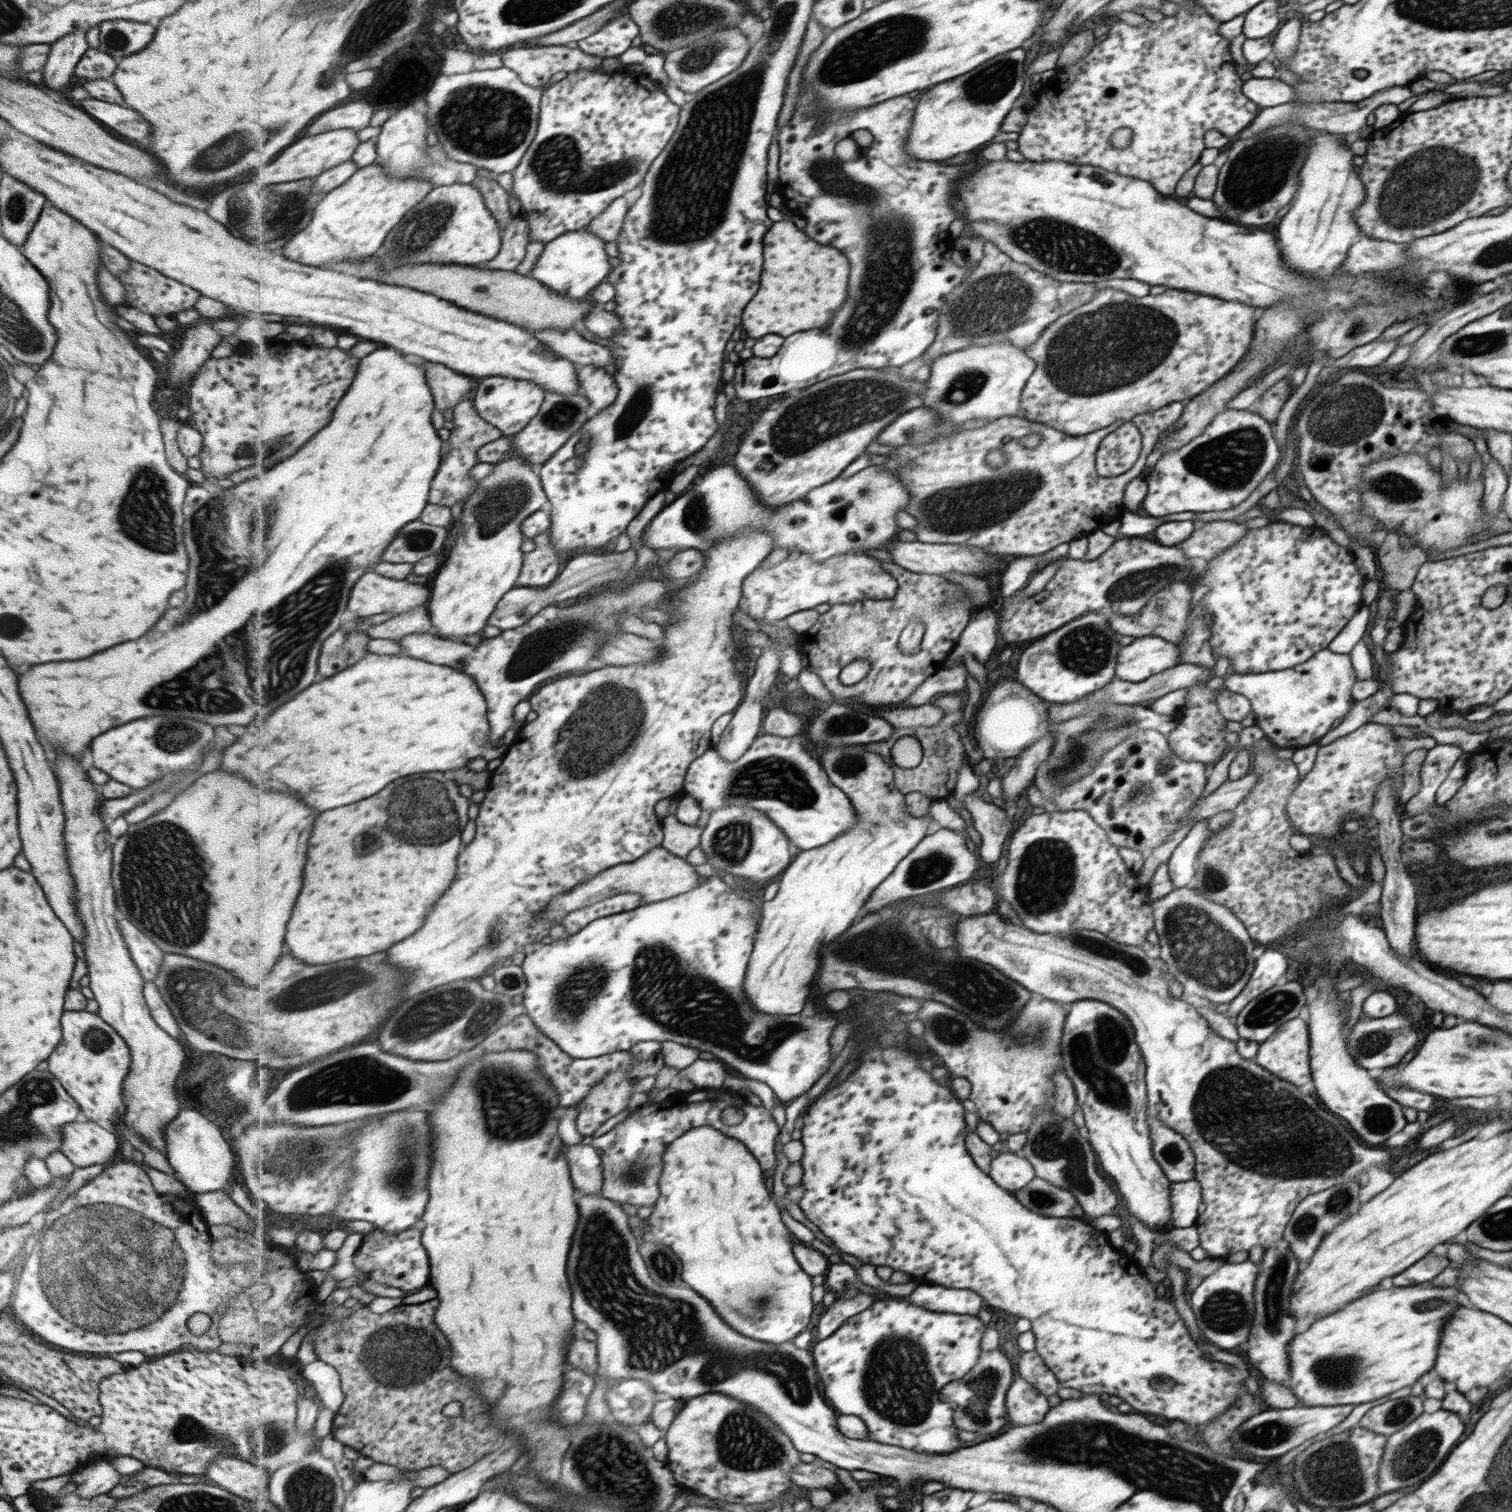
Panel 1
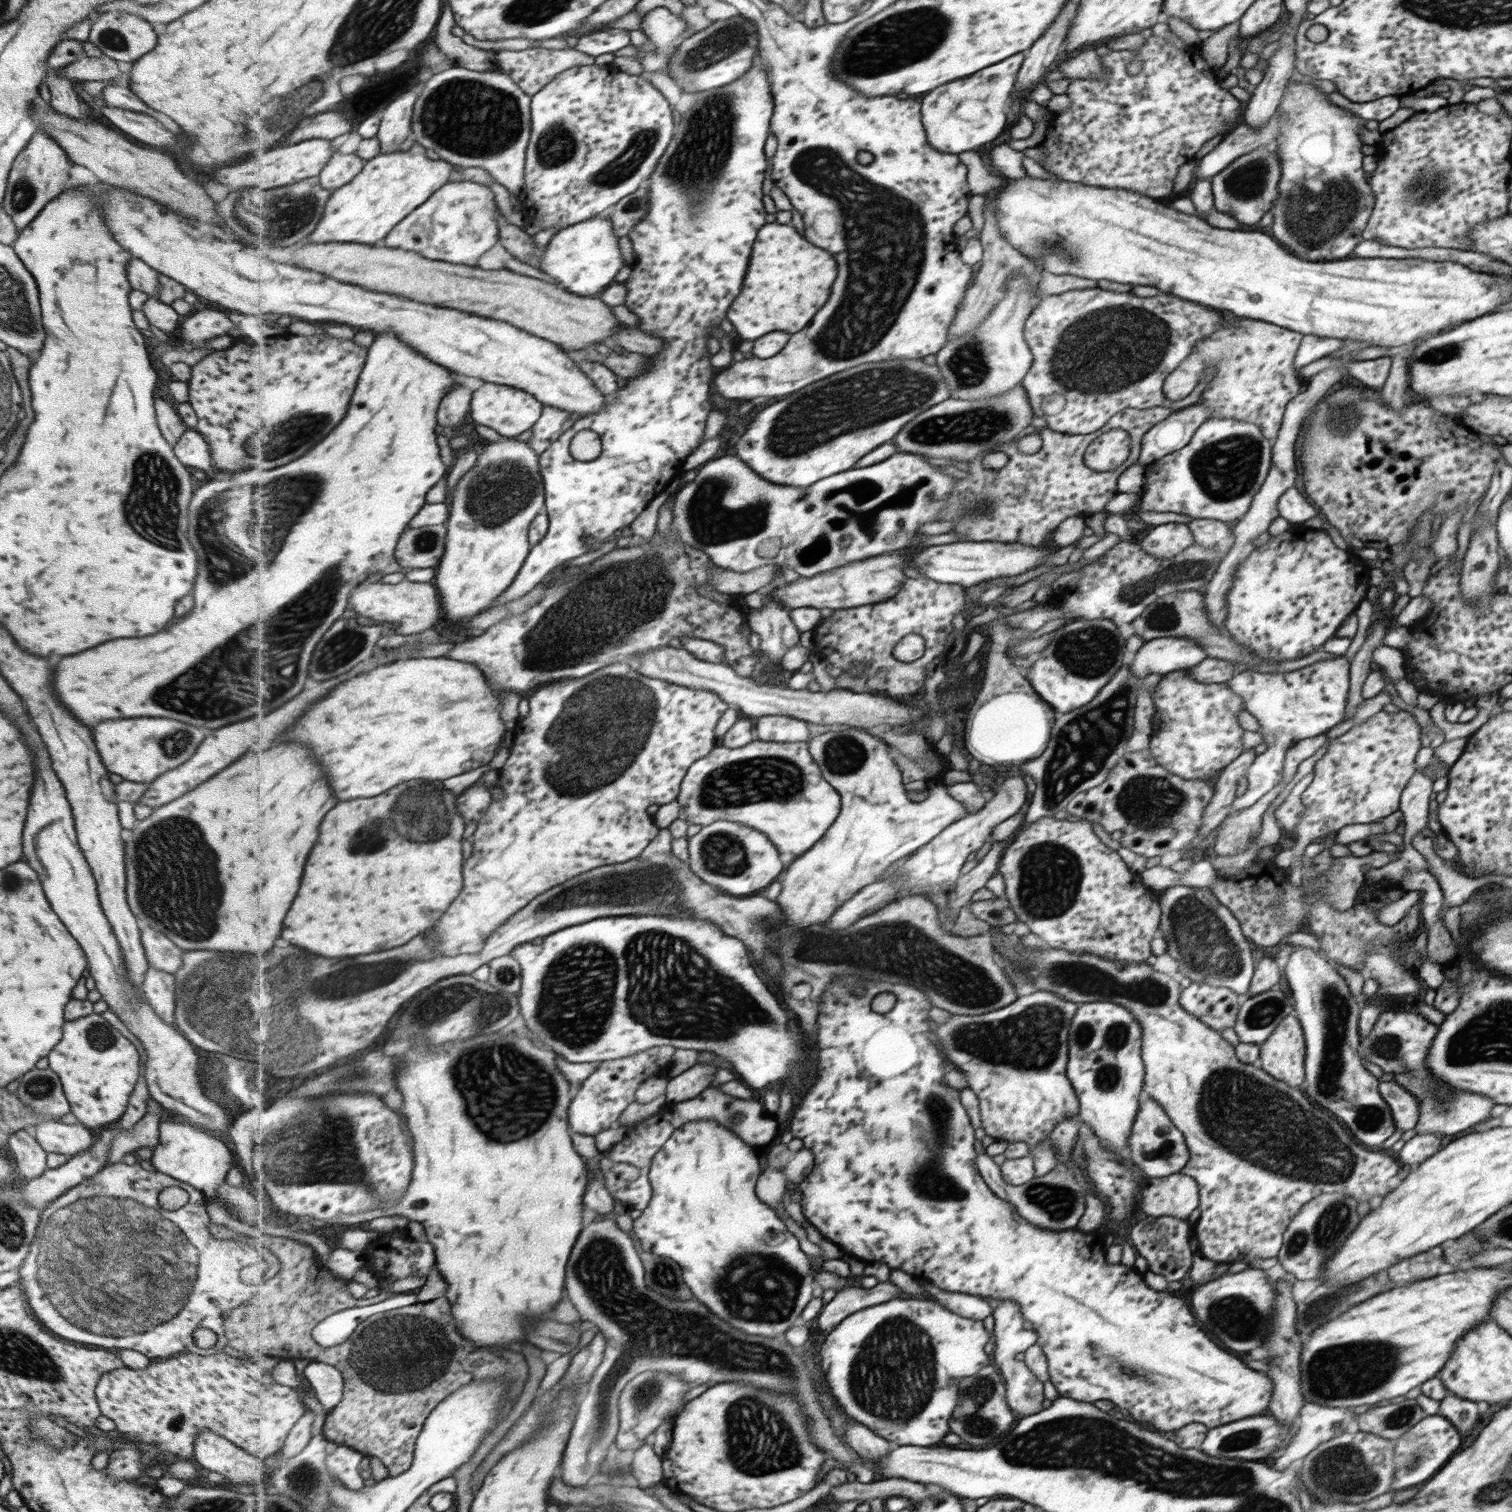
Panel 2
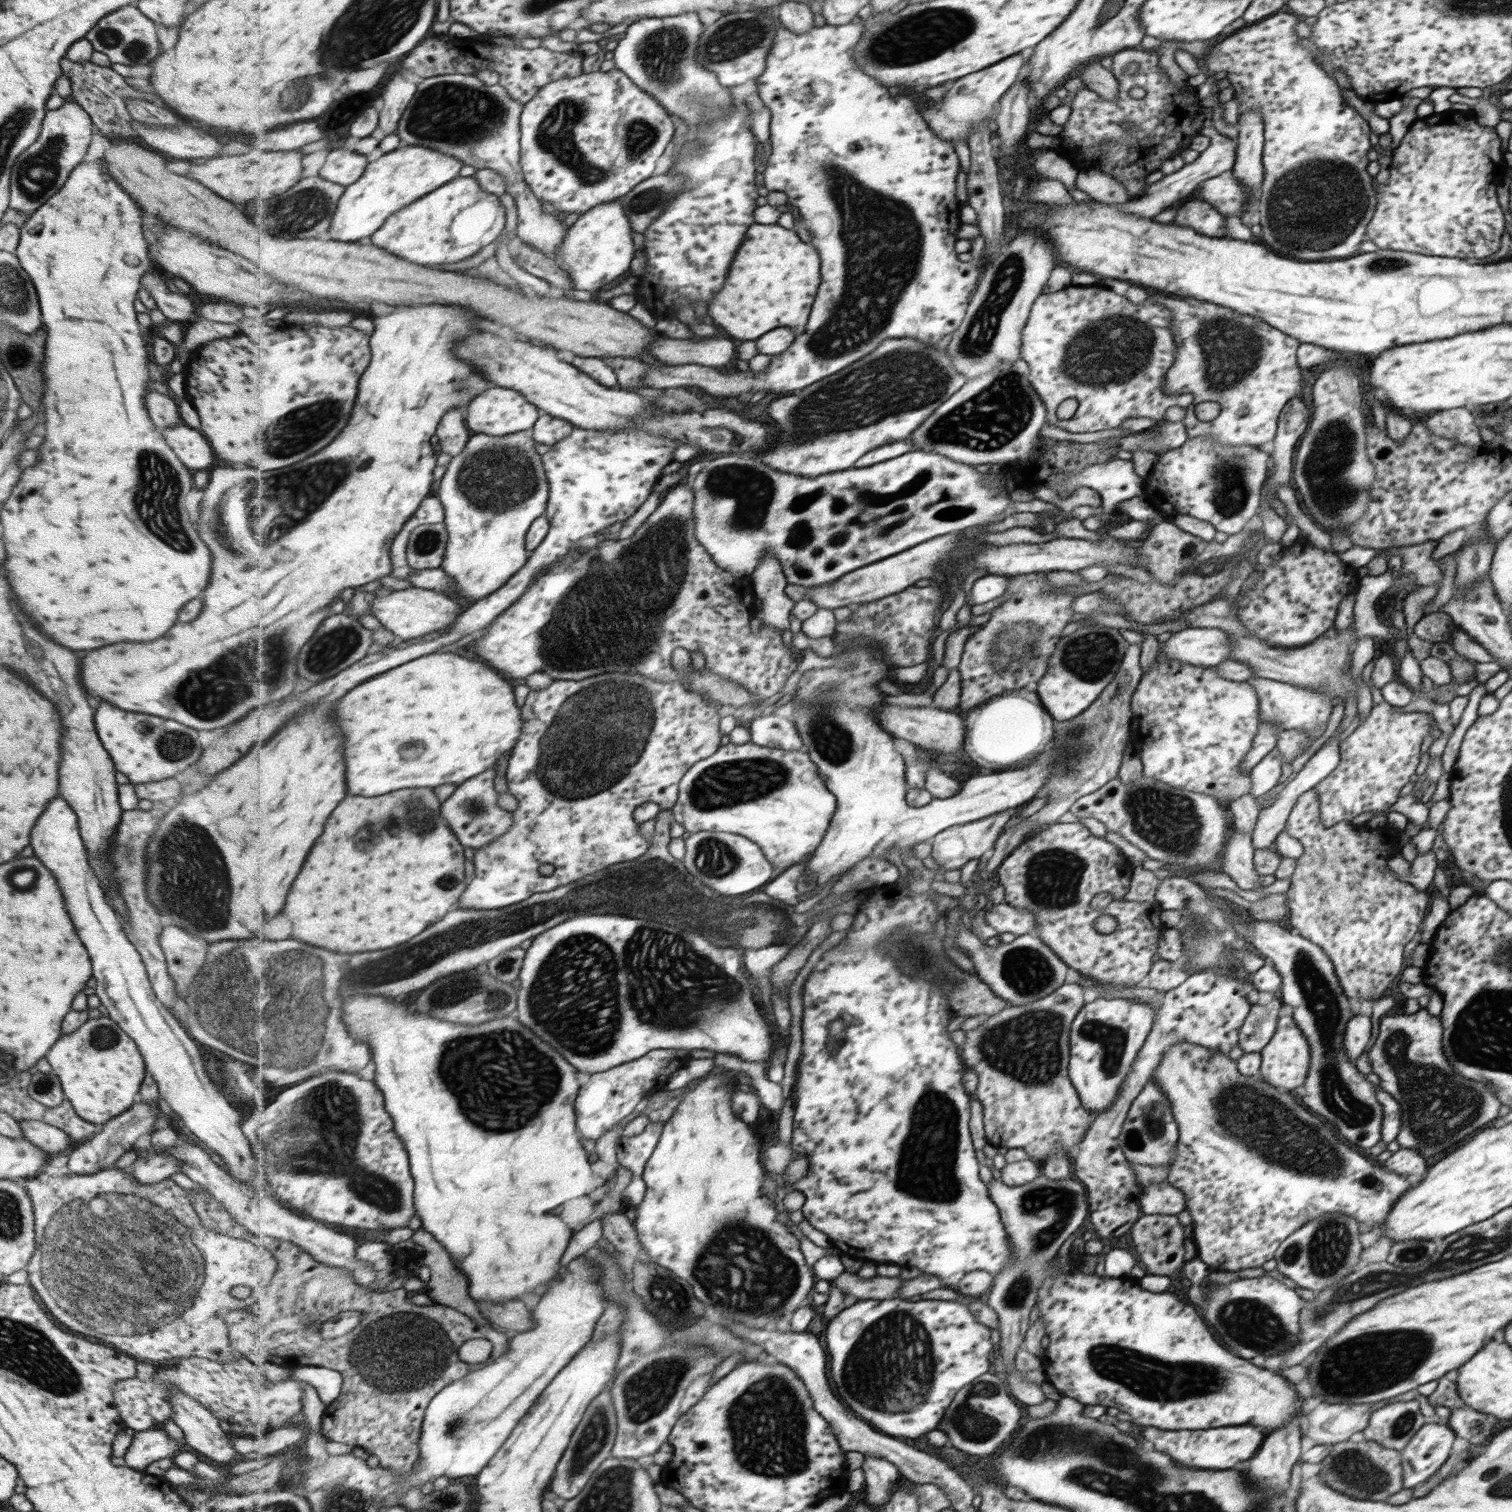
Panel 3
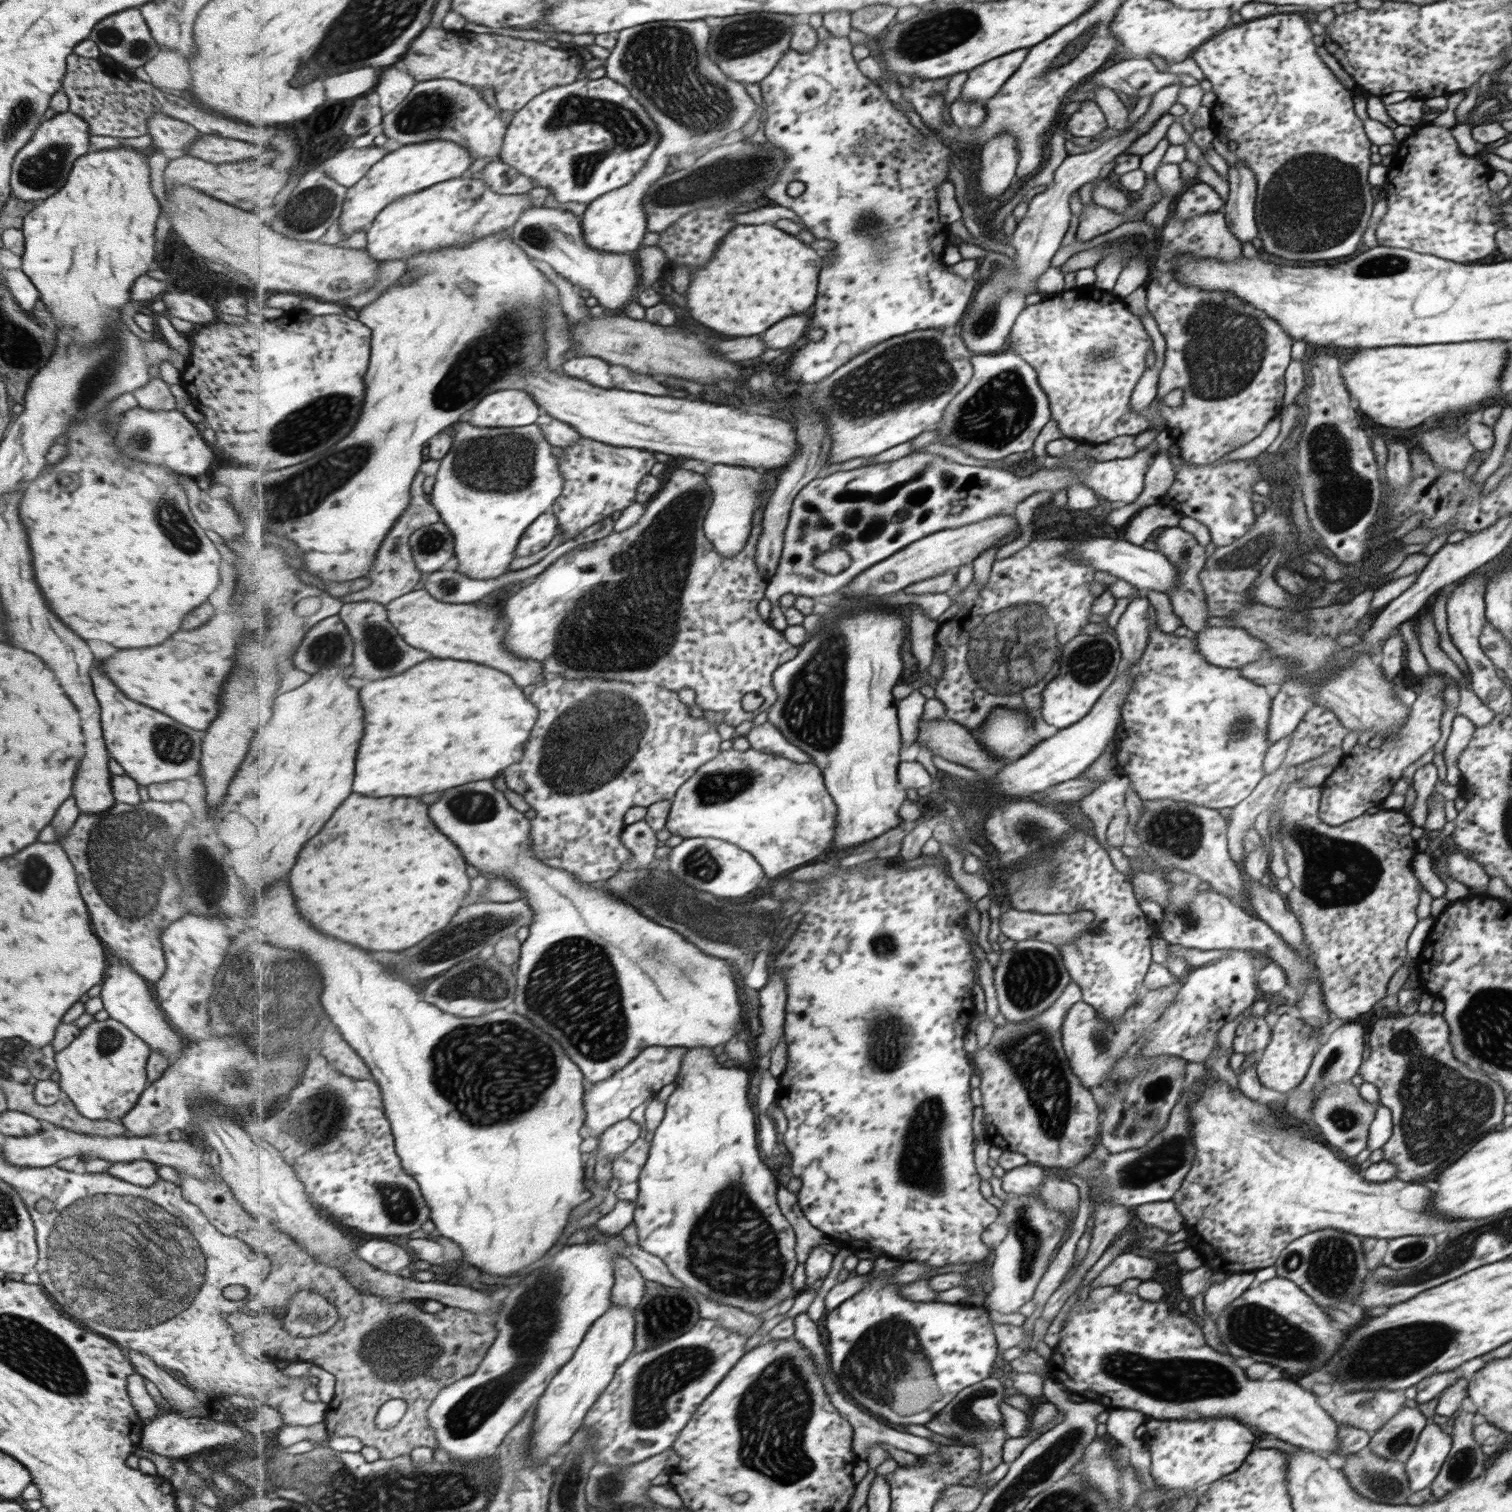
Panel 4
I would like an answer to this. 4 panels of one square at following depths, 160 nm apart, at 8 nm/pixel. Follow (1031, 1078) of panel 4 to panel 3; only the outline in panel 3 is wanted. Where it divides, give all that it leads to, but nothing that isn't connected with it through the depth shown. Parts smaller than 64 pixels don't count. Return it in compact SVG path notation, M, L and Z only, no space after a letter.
M1077 983L1062 984L1043 998L1023 1006L1007 1006L997 1015L979 1015L983 1023L977 1030L965 1032L963 1060L977 1075L974 1090L977 1101L982 1104L982 1127L984 1137L991 1146L1022 1148L1032 1160L1044 1160L1058 1150L1071 1150L1084 1135L1089 1111L1077 1100L1077 1090L1067 1078L1067 1034L1069 1024L1085 1004L1084 990Z

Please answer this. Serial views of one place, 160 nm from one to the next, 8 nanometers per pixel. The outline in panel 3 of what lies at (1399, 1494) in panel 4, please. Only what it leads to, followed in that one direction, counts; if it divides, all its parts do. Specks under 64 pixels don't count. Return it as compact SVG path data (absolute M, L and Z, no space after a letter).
M1347 1439L1334 1443L1330 1453L1318 1464L1321 1465L1321 1470L1317 1475L1326 1485L1357 1500L1385 1501L1385 1498L1401 1490L1401 1452L1377 1441L1353 1442Z

